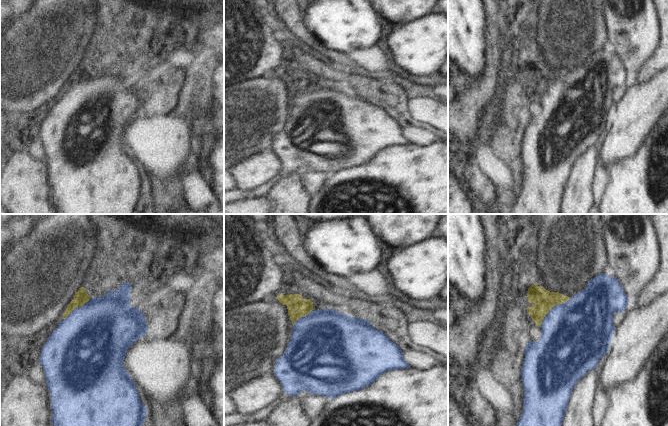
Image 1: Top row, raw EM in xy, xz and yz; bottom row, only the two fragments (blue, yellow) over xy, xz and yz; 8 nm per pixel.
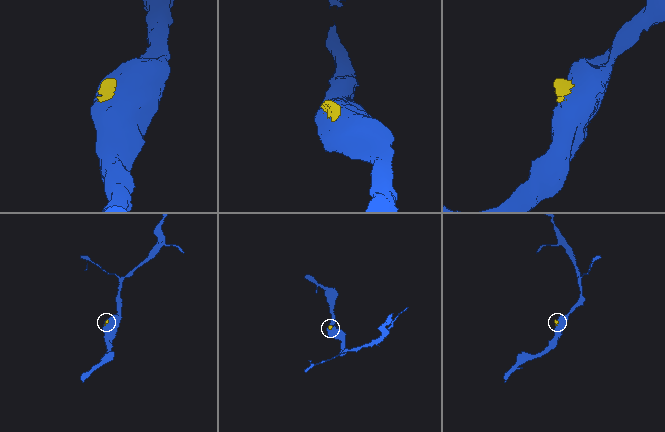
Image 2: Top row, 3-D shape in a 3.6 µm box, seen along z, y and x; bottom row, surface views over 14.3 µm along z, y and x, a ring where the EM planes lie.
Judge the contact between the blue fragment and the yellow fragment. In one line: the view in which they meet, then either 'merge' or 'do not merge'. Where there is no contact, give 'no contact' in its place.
yz | merge

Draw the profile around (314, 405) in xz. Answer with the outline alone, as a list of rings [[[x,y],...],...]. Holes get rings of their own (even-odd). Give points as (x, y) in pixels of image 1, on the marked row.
[[[309,394],[303,399],[303,407],[307,415],[314,421],[327,408],[331,398],[321,395]]]

